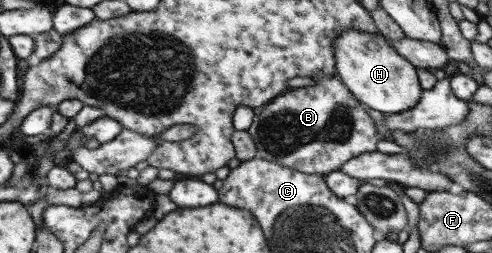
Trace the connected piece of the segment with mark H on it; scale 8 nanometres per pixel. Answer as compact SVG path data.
M349 29L340 34L334 46L334 59L337 77L353 93L354 98L370 109L384 114L395 115L411 110L419 104L423 90L417 75L416 66L390 45L386 37Z

